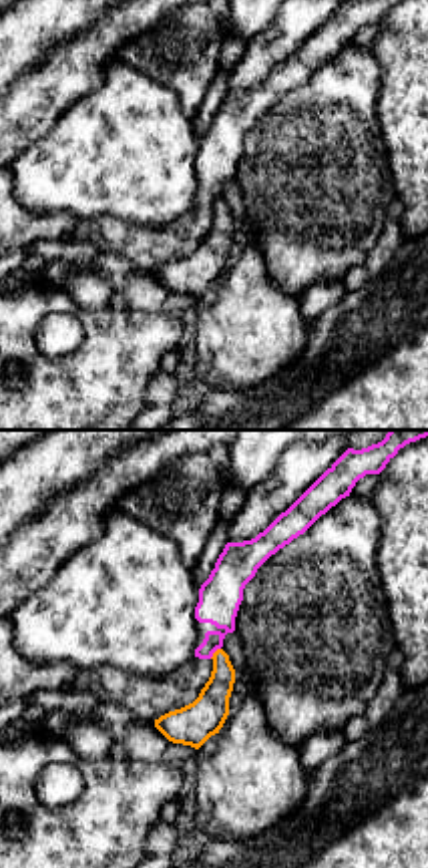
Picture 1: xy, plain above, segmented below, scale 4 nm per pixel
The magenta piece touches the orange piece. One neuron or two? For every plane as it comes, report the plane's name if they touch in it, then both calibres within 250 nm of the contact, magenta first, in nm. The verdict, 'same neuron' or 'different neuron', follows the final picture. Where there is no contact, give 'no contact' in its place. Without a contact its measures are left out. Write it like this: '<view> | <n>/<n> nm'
xy | 170/150 nm

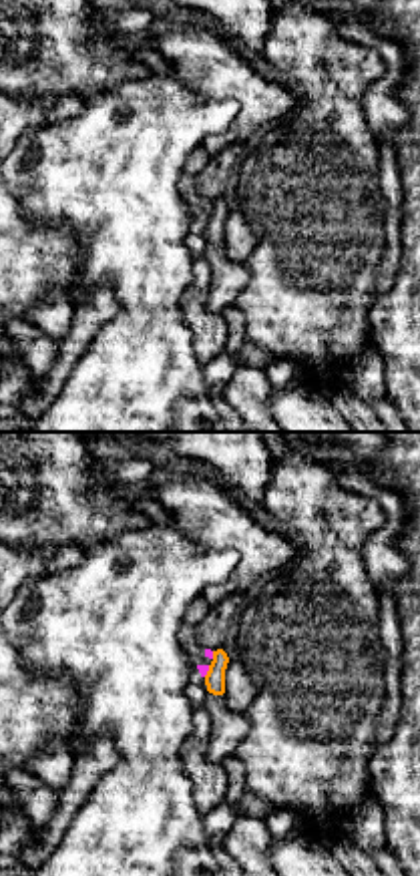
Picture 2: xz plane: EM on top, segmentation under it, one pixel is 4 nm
xz | 40/80 nm

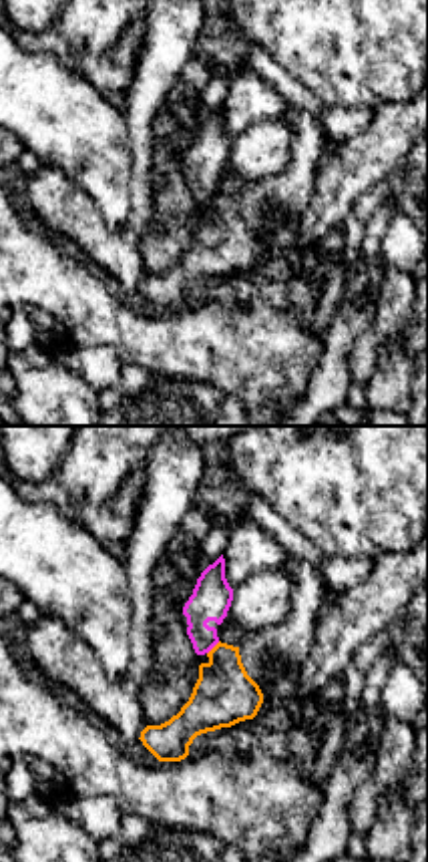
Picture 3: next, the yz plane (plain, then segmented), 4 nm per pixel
yz | 160/240 nm

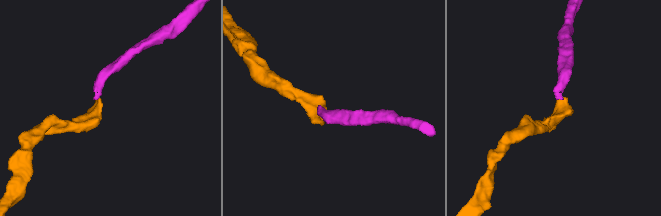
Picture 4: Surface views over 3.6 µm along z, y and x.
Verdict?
different neuron

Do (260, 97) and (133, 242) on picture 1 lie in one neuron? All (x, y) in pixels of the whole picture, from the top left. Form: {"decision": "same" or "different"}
{"decision": "same"}

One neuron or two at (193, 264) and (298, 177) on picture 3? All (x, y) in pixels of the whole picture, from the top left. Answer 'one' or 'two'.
one

